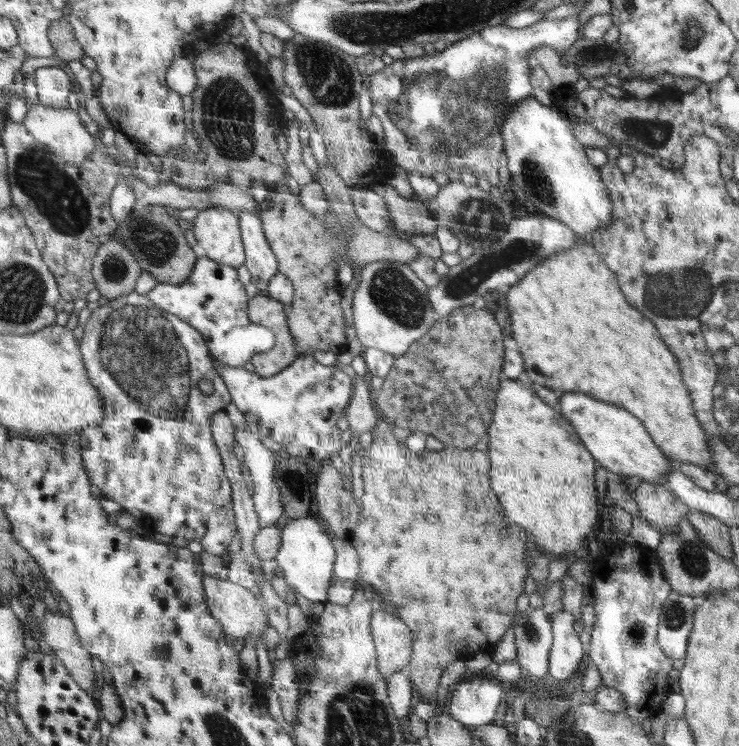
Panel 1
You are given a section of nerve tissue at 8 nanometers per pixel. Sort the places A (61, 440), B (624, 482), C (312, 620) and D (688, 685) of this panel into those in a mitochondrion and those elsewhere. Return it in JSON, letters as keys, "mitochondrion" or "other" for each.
{"A":"other","B":"other","C":"other","D":"other"}

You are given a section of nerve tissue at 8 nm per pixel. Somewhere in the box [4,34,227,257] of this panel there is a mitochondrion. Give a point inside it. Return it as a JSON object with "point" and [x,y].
{"point":[58,200]}

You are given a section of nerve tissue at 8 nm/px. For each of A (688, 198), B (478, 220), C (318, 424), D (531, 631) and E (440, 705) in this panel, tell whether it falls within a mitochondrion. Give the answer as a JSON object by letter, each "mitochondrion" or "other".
{"A":"other","B":"mitochondrion","C":"other","D":"mitochondrion","E":"other"}

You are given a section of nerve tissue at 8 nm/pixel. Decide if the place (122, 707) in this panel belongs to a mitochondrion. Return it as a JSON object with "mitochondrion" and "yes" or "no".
{"mitochondrion":"no"}

